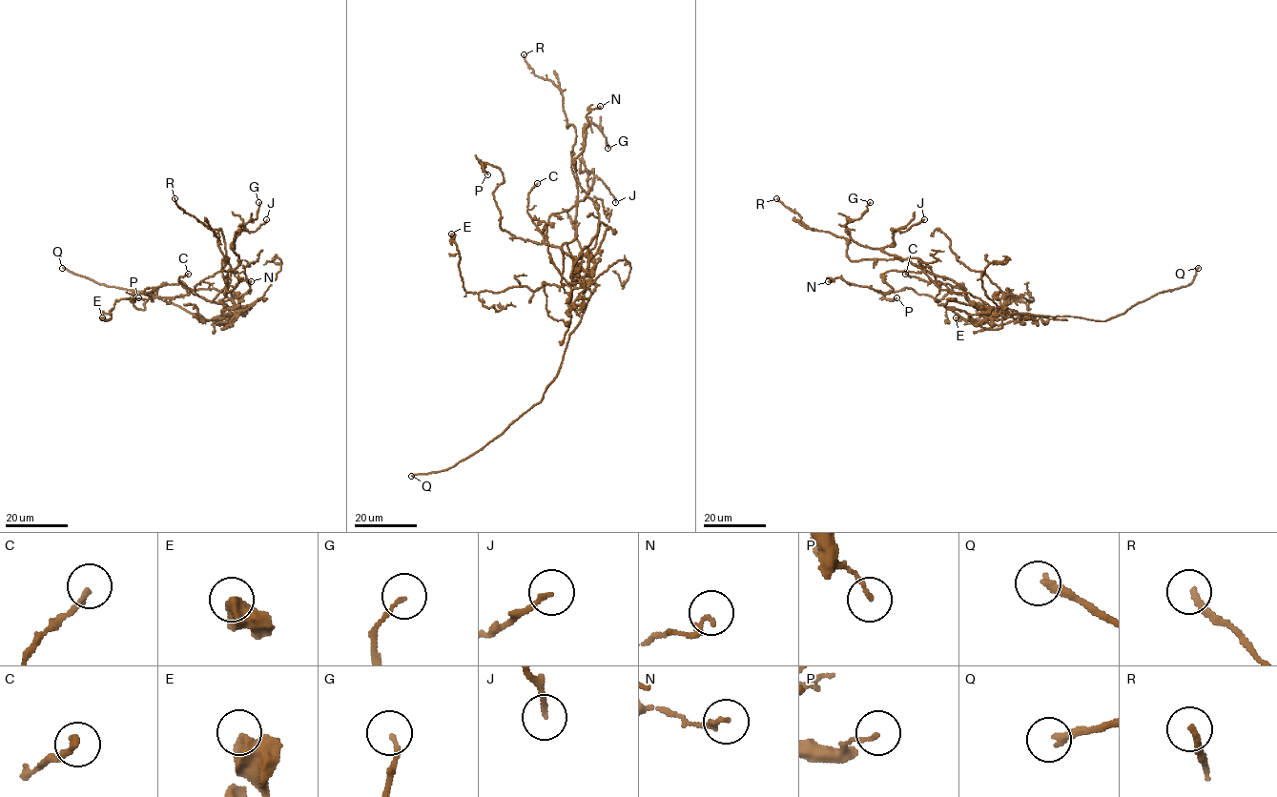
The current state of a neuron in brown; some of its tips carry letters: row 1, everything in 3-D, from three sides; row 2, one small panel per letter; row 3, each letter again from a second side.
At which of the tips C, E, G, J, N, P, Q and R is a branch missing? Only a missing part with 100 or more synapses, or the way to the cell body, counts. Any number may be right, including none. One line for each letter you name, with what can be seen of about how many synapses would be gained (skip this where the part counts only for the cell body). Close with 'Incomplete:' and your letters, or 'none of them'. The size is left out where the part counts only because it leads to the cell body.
Incomplete: Q

